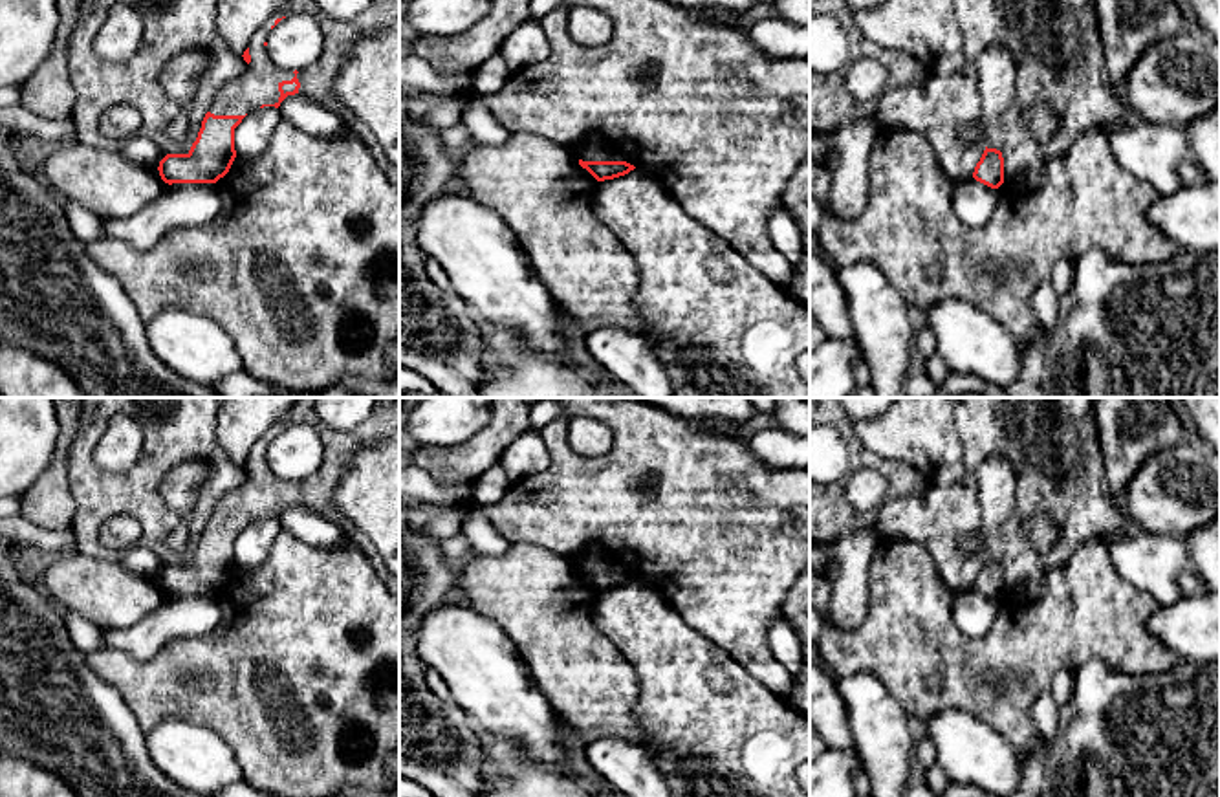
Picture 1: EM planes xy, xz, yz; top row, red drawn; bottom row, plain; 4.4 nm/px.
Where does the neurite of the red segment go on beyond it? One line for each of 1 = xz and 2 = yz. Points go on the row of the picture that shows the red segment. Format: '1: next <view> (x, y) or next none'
1: next none
2: next none

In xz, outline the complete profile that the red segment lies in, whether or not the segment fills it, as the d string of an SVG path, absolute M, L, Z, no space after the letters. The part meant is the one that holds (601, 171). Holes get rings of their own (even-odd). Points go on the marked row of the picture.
M583 161L579 165L586 169L597 181L614 180L628 174L636 167L626 161Z

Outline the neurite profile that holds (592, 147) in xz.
M588 132L570 145L570 152L579 161L625 161L625 158L597 132Z

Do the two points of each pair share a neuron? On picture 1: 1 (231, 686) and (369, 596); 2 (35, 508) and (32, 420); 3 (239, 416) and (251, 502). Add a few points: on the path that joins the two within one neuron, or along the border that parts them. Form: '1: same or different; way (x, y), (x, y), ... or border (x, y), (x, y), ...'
1: same; way (266, 680), (286, 678), (334, 631)
2: different; border (57, 446), (52, 462), (19, 497)
3: different; border (266, 433), (253, 446), (242, 466)

